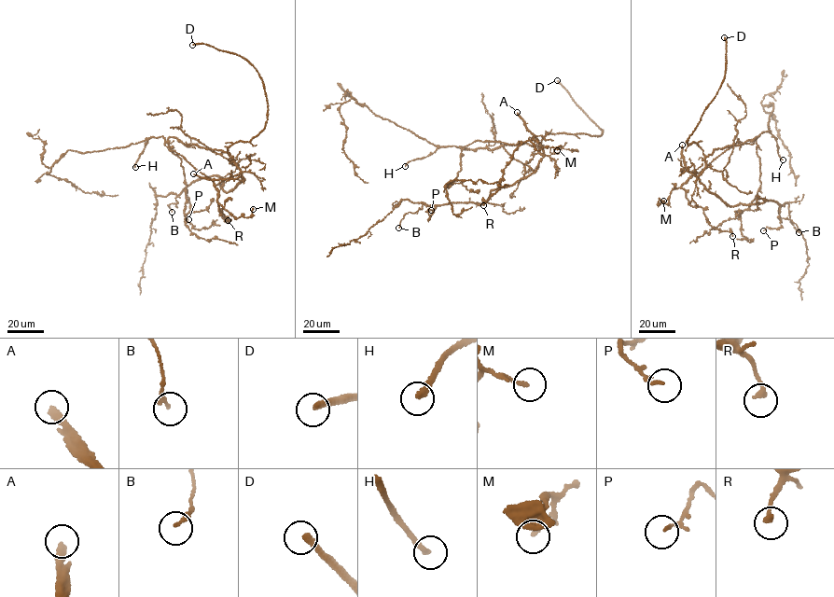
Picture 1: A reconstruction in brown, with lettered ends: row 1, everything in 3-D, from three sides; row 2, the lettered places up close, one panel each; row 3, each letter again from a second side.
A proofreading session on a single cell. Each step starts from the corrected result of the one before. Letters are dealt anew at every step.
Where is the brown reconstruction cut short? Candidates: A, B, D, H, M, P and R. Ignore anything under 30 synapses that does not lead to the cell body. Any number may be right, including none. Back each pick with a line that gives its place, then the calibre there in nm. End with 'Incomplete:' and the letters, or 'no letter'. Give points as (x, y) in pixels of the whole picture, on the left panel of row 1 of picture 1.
A: place (193, 173); calibre 320 nm
D: place (192, 45); calibre 280 nm
H: place (135, 167); calibre 240 nm
Incomplete: A, D, H

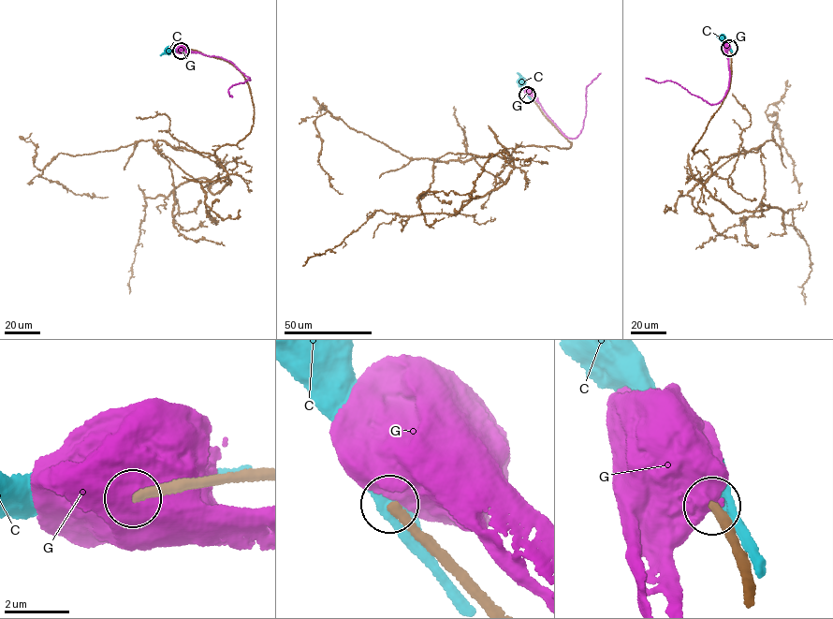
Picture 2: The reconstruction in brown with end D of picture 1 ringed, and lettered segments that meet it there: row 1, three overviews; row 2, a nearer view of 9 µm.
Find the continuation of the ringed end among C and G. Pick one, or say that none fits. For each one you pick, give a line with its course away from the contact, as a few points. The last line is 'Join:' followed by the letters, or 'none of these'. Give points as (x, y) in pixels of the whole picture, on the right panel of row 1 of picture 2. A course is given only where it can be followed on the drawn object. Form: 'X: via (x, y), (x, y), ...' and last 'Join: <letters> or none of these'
Join: none of these

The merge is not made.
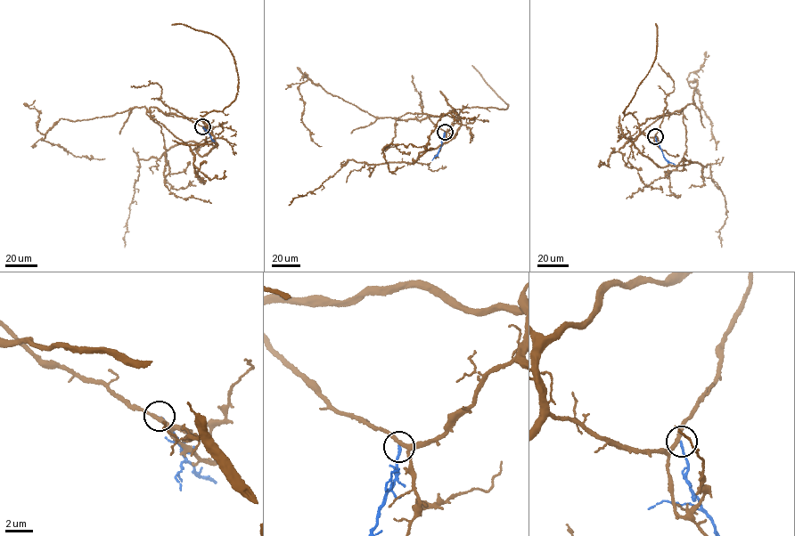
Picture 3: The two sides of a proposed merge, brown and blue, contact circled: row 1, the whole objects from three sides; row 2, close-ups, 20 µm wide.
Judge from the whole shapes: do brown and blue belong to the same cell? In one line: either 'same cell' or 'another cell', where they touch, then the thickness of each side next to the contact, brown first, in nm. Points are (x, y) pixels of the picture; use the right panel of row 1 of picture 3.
another cell; place (655, 136); calibres 260 and 180 nm

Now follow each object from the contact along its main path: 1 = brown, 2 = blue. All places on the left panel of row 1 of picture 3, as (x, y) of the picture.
1: (202, 126), (217, 145), (204, 156), (190, 141), (175, 144), (159, 158), (138, 160), (124, 247)
2: (202, 126), (212, 140)

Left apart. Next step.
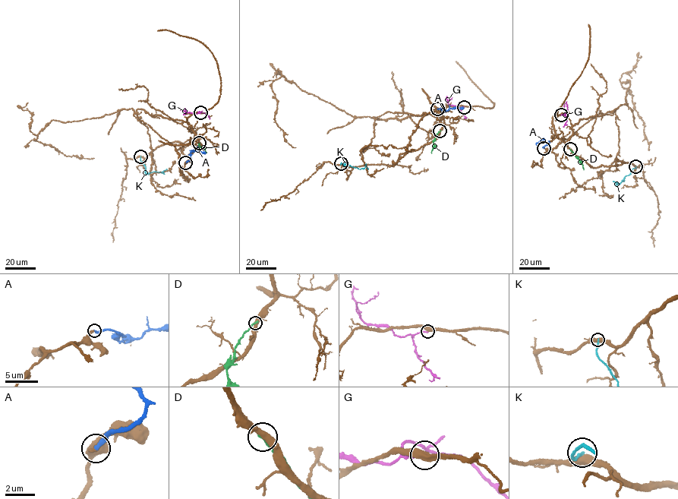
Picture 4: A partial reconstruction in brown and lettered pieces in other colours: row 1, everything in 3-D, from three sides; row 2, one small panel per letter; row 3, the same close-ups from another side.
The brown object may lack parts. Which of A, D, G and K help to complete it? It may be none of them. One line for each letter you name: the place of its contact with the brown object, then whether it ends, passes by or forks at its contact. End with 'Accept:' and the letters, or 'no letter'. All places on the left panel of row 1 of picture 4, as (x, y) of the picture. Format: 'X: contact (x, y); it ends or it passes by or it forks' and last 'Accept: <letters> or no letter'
A: contact (185, 162); it ends
Accept: A

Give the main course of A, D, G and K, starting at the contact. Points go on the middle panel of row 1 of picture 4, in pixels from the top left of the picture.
A: (436, 108), (448, 110), (463, 108)
D: (439, 131), (433, 141), (432, 153)
G: (464, 106), (456, 108), (448, 103), (447, 100), (452, 97)
K: (341, 163), (360, 169), (365, 166), (367, 168)

